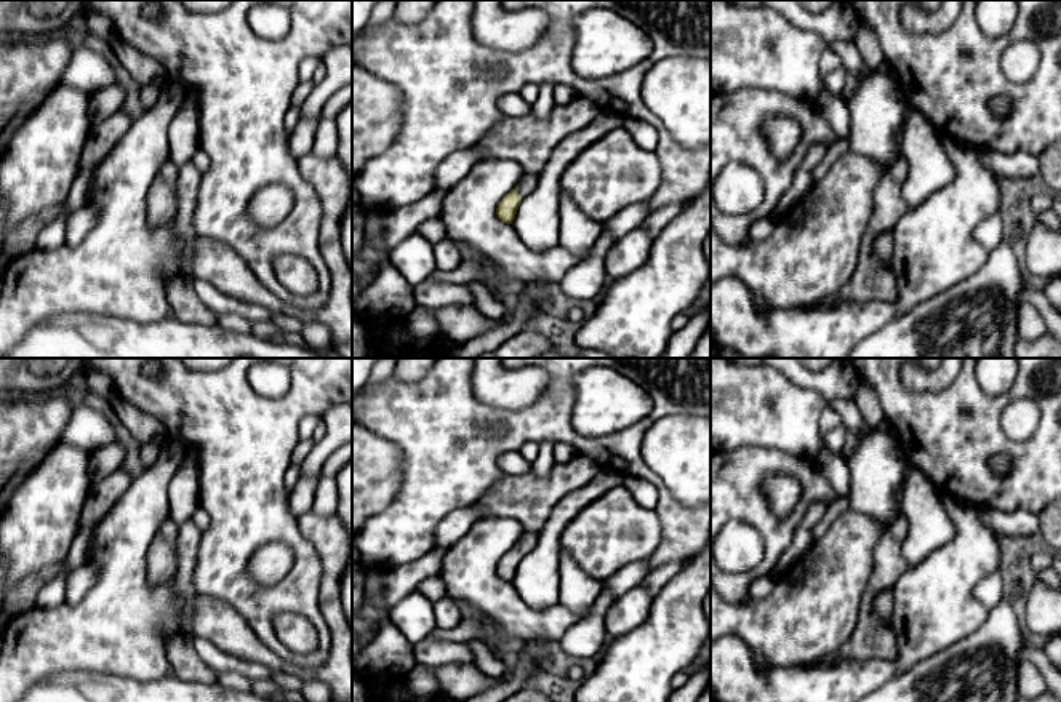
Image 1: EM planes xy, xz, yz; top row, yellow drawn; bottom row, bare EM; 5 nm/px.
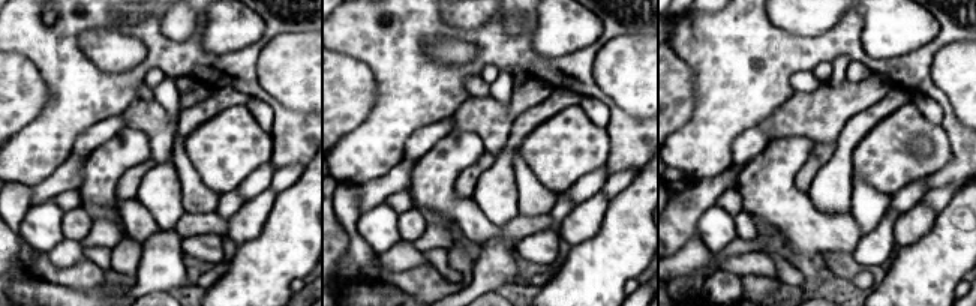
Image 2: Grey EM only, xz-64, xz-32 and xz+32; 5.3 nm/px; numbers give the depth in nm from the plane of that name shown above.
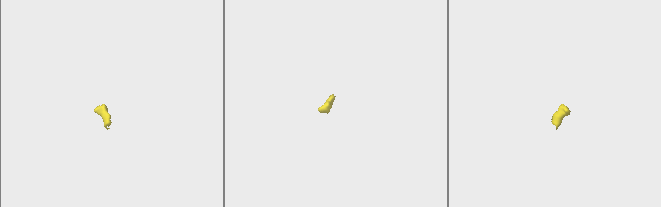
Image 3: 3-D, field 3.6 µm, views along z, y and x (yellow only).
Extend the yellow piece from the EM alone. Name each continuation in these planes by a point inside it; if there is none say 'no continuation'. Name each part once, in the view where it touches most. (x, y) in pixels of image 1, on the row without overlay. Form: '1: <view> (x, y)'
1: xz (527, 542)

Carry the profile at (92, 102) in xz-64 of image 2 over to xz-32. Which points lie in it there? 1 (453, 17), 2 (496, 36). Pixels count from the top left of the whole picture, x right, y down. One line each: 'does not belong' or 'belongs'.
1: does not belong
2: belongs

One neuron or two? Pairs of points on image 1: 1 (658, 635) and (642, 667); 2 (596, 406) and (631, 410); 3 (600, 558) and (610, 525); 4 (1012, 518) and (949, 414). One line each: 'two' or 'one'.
1: one
2: one
3: one
4: two

